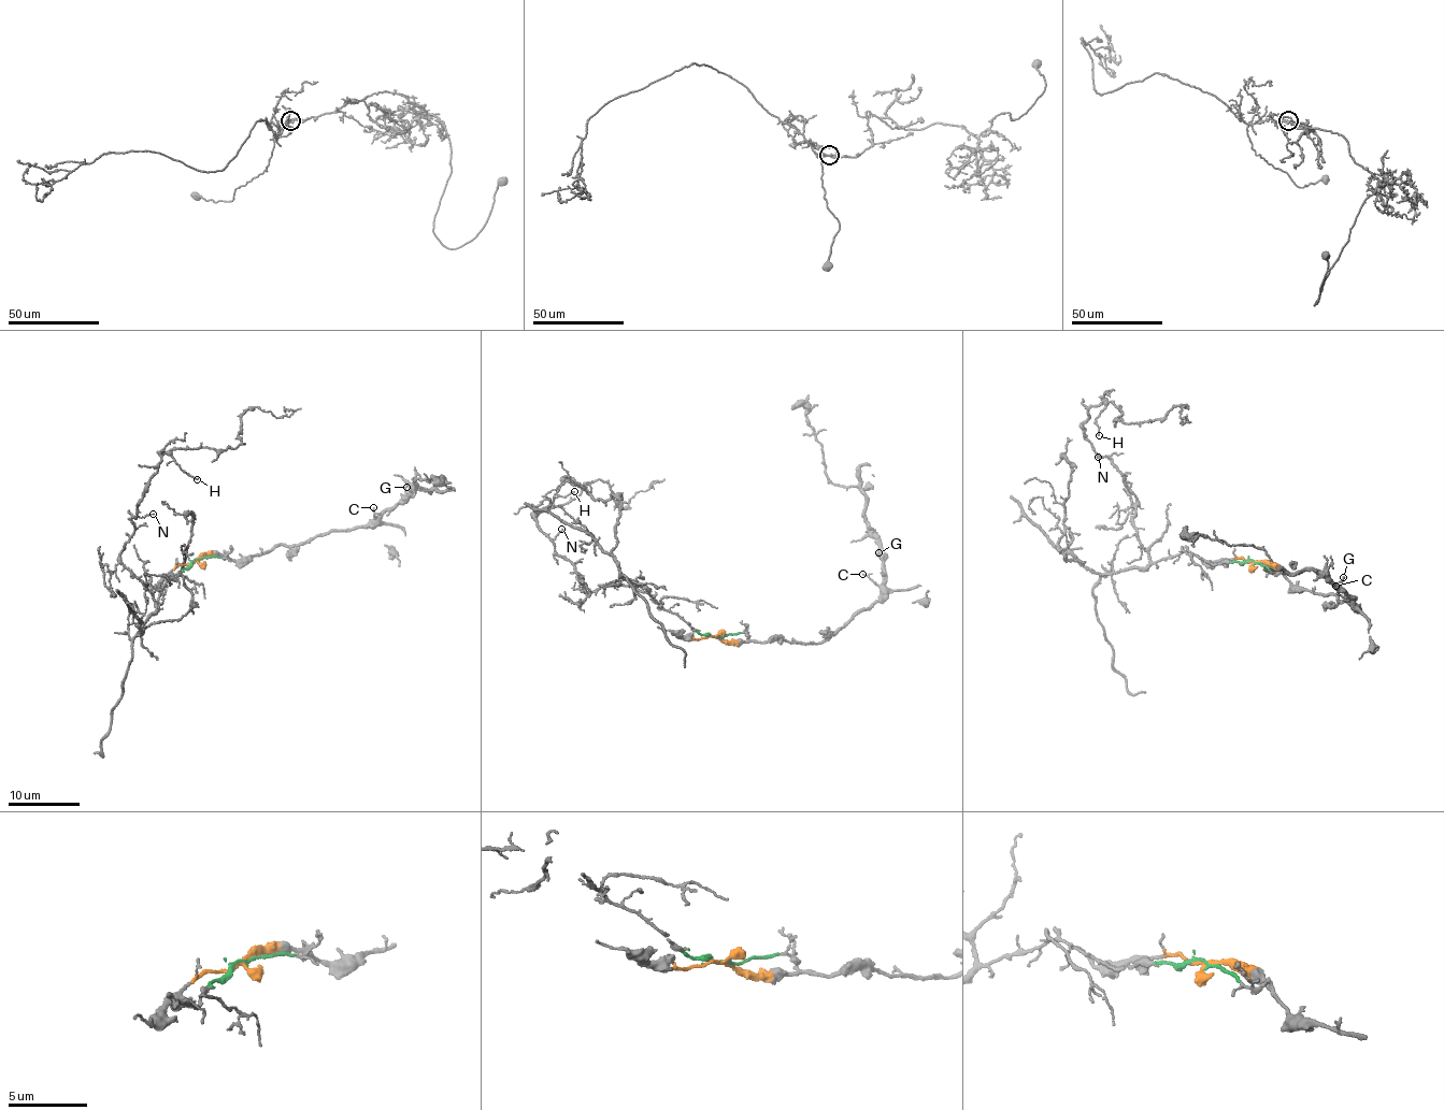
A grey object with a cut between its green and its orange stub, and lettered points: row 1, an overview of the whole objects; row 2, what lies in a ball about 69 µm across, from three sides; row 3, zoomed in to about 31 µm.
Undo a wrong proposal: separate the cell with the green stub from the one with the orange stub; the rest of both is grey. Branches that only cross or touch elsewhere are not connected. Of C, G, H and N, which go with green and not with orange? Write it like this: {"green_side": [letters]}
{"green_side": ["H", "N"]}

